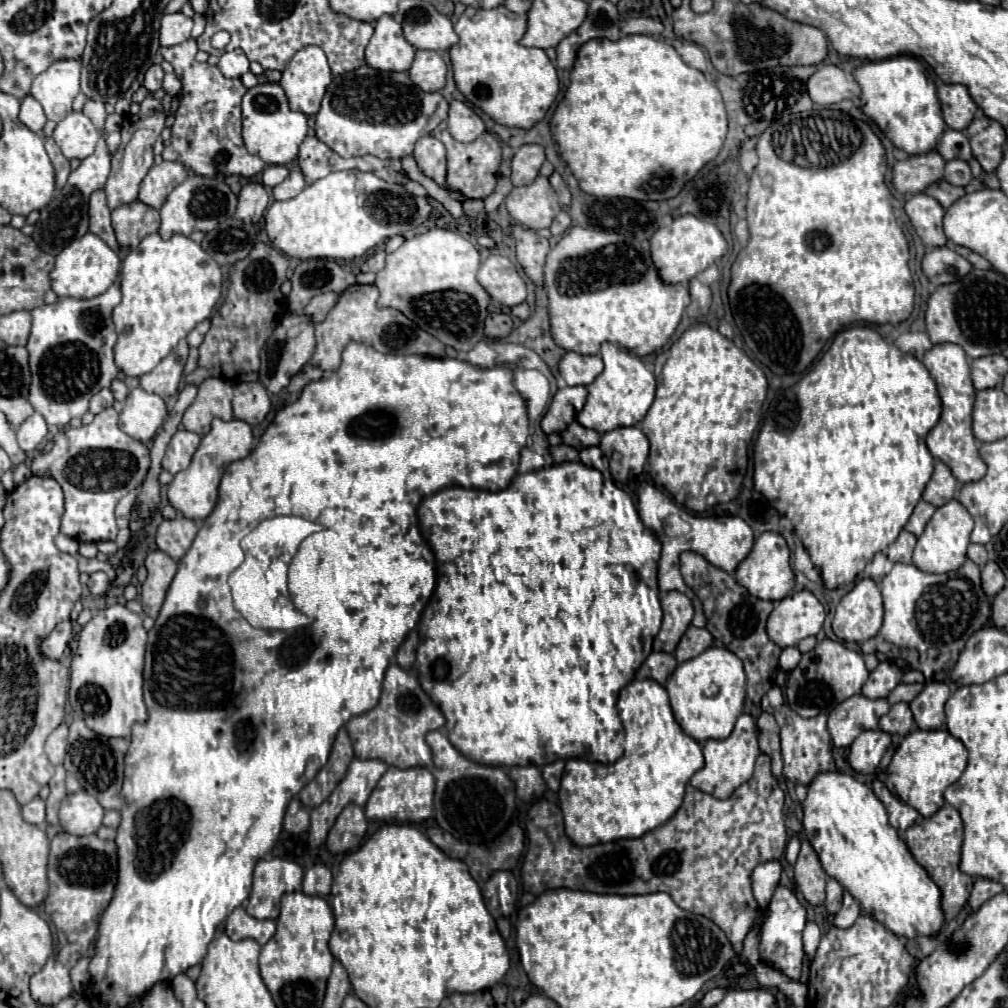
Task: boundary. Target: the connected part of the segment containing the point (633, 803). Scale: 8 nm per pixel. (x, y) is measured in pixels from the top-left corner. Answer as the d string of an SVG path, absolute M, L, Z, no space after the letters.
M647 678L629 682L619 694L619 716L625 728L625 752L613 764L571 758L559 788L565 832L575 846L595 846L619 838L639 838L665 824L681 806L685 786L703 768L697 740L687 736L673 718L667 690Z

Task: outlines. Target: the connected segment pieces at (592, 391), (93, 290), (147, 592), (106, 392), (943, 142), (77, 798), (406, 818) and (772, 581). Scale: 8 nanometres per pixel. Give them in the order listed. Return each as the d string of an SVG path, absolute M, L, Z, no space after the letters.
M603 342L601 350L599 350L603 362L605 362L605 370L587 386L587 402L583 406L583 410L579 414L575 414L575 420L579 424L583 424L585 428L597 430L599 434L615 430L619 426L635 426L639 424L653 398L655 398L655 376L651 370L645 368L645 364L633 356L631 352L611 344L611 342Z
M87 232L73 240L65 250L59 252L55 268L51 270L51 288L57 296L71 298L95 298L99 292L109 288L109 282L119 276L119 256L113 252L97 234Z
M153 550L145 558L147 568L147 580L141 586L141 604L143 612L151 618L155 618L163 606L167 588L177 572L177 562L163 554L161 550Z
M103 388L101 392L97 392L97 394L91 398L91 402L89 402L89 412L99 414L101 410L111 408L111 406L113 406L113 394L111 394L109 388Z
M947 128L939 142L937 142L937 150L939 154L943 154L945 160L953 160L953 158L961 158L961 160L969 160L973 154L971 154L971 146L969 146L969 140L963 132L959 130L951 130Z
M85 790L69 794L59 808L59 824L67 834L89 836L101 826L105 810Z
M389 766L387 772L377 782L375 790L371 792L367 804L365 804L365 816L367 820L375 822L423 822L433 812L433 790L435 790L435 778L427 768L395 768Z
M763 532L755 540L751 554L737 566L735 580L741 586L745 586L749 594L755 594L755 598L771 600L771 602L783 600L793 590L793 584L795 584L795 576L793 576L793 570L789 566L789 556L791 556L791 552L789 552L787 542L785 542L785 538L781 534Z

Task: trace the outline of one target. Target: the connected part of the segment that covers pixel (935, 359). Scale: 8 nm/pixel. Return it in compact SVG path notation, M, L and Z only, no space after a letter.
M945 342L945 344L933 346L931 350L925 352L923 364L929 370L935 384L937 384L941 406L943 406L937 426L927 434L927 448L933 454L933 458L941 460L943 464L947 464L951 468L953 476L961 484L981 480L985 476L987 466L979 456L977 440L975 440L973 430L971 430L971 412L973 412L973 402L975 402L975 386L973 386L971 376L969 376L967 356L965 356L961 346Z

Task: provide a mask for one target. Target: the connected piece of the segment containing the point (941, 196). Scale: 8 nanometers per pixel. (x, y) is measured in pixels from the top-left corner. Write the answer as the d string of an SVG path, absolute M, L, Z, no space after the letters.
M939 180L935 186L929 186L925 190L929 196L933 196L943 208L949 208L957 198L961 198L965 192L959 186L951 186L947 180Z

